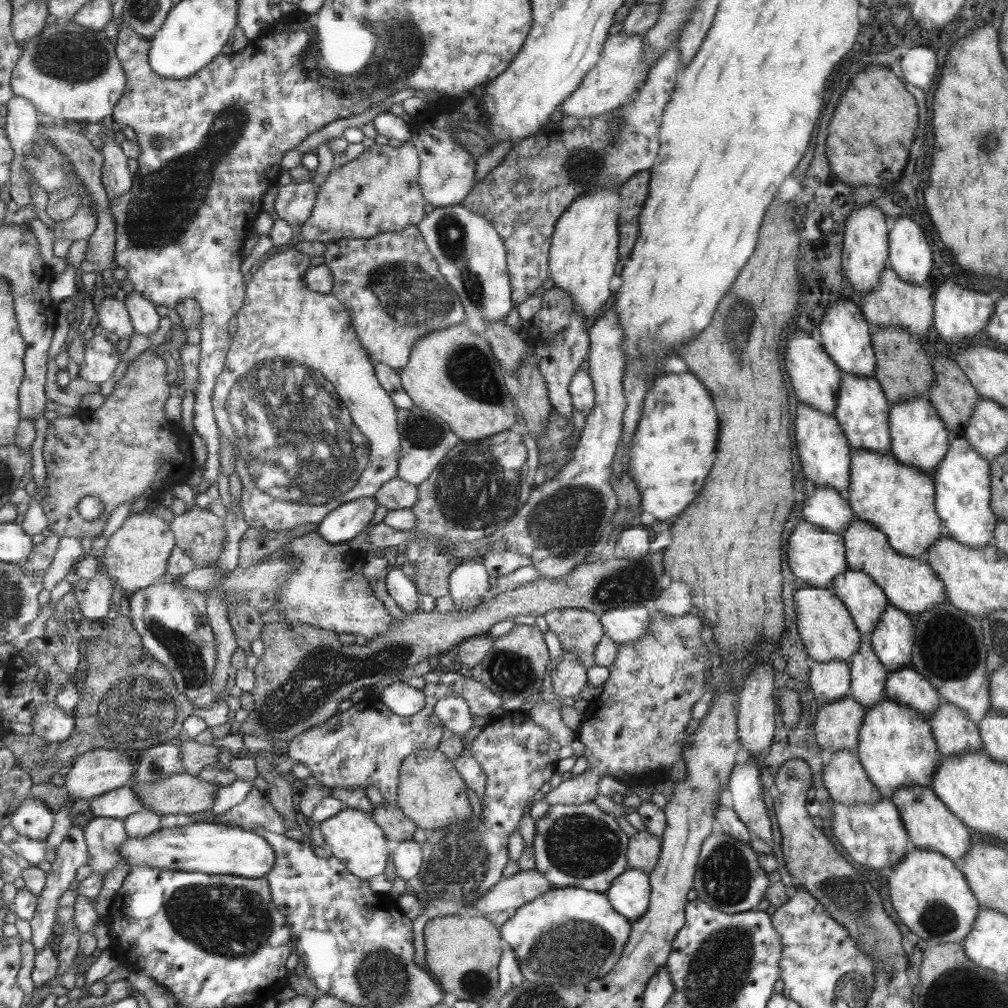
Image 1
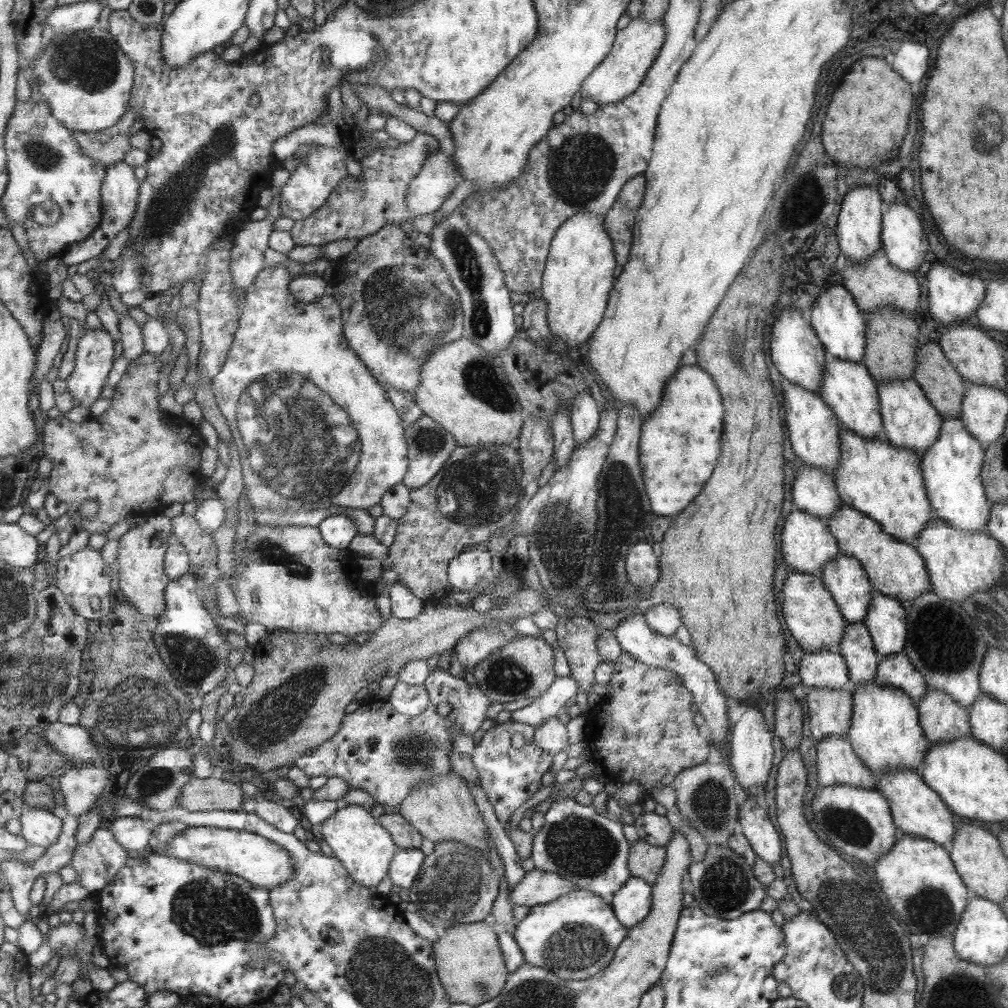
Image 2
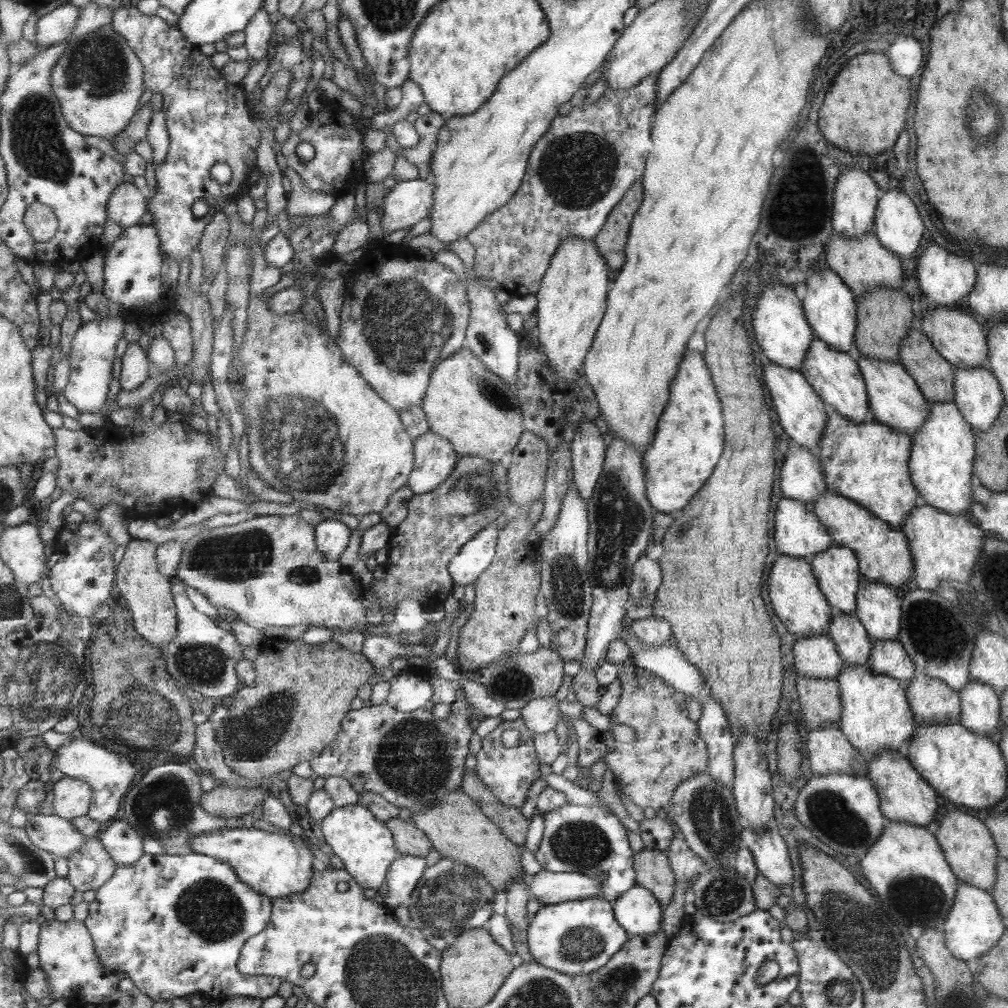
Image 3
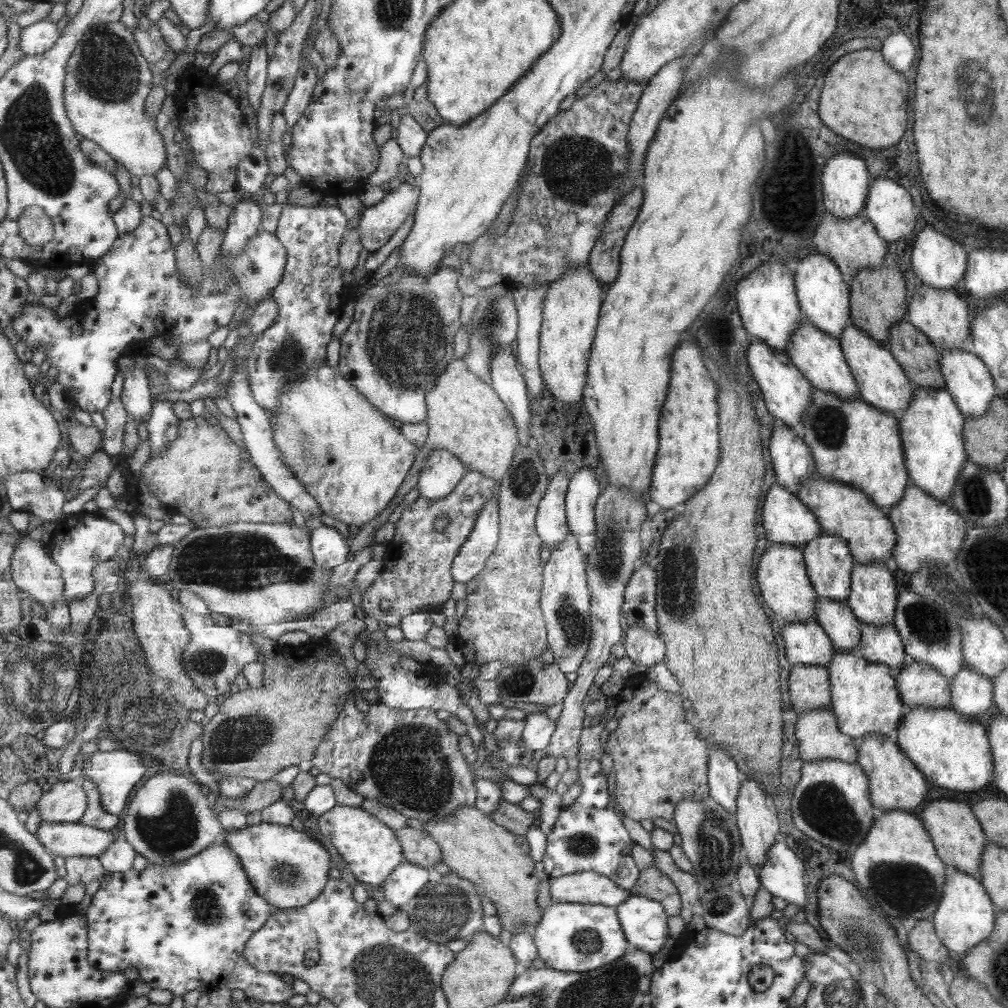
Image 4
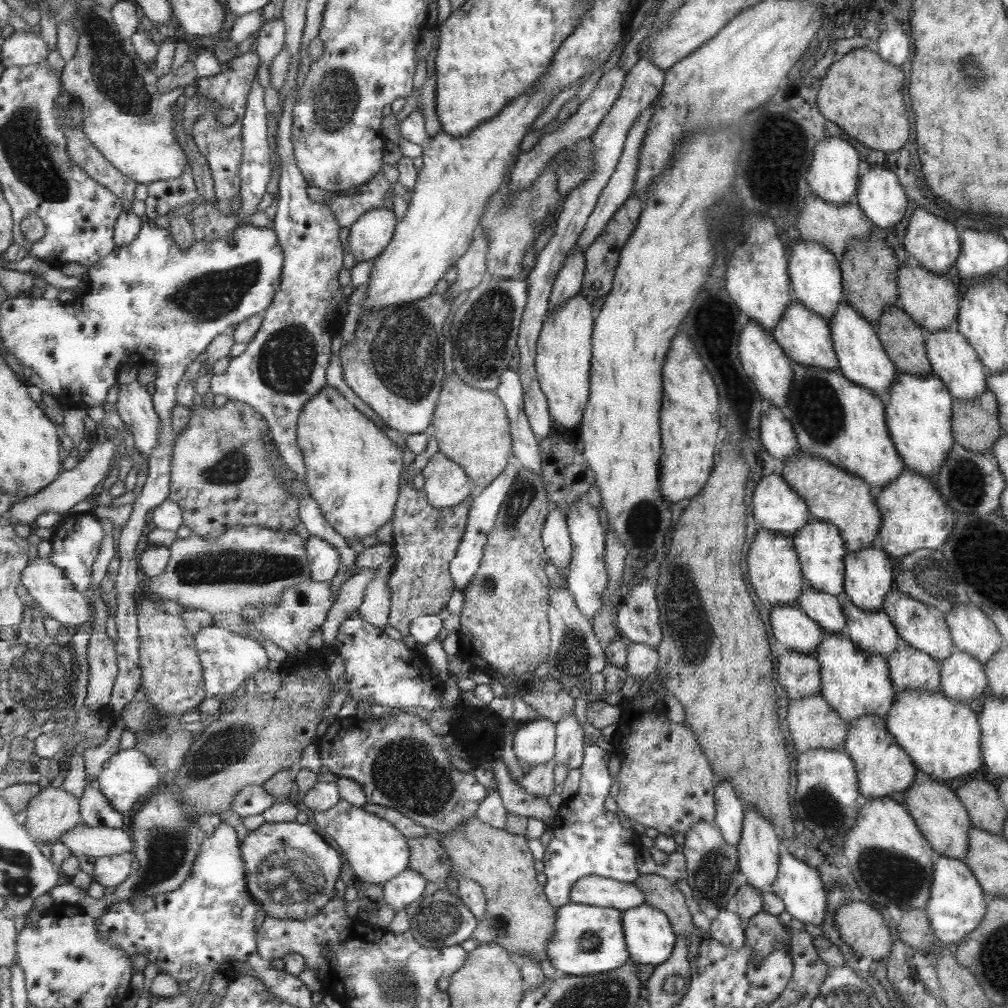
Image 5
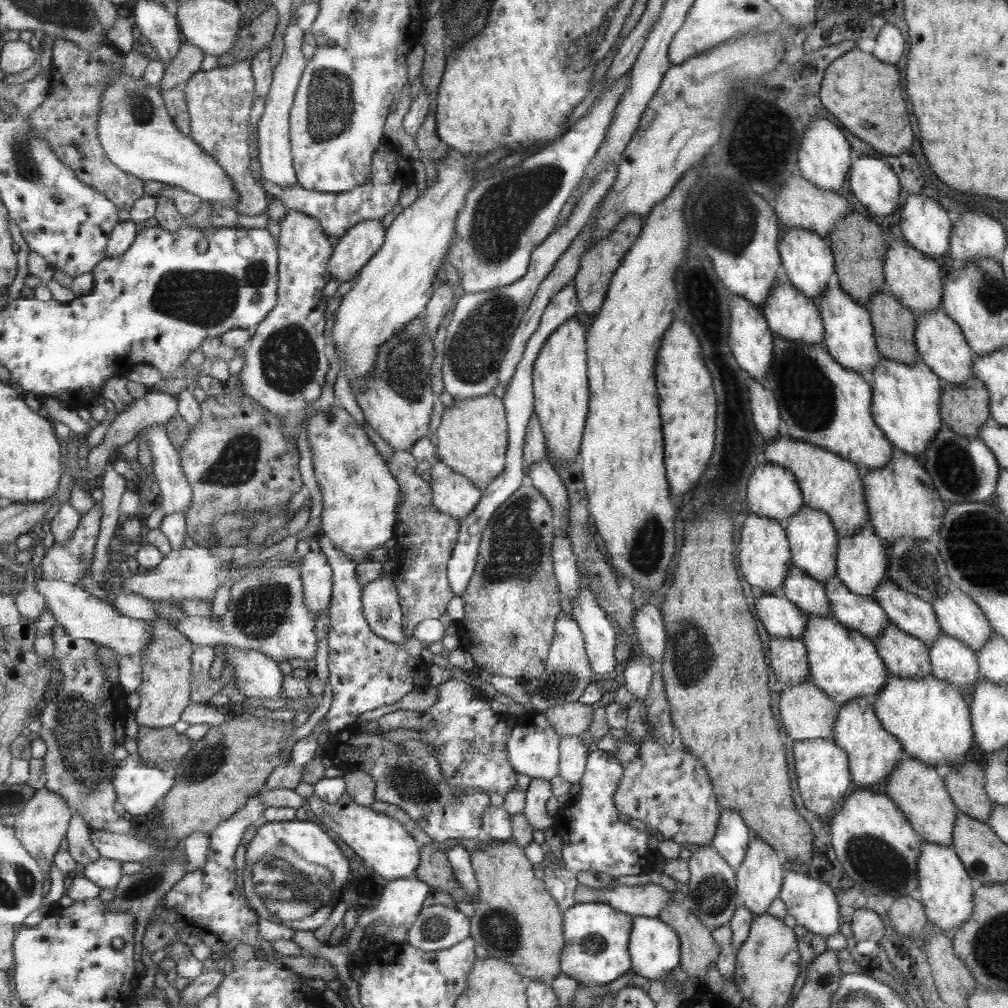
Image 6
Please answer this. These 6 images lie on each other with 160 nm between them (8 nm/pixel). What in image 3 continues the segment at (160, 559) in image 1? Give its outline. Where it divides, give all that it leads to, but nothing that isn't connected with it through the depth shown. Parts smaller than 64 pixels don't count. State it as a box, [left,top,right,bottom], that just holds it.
[116,539,178,648]

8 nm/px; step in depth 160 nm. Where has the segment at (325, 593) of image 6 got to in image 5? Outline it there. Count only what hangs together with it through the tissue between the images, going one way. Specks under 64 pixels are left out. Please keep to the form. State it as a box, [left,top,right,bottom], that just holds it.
[307,536,342,582]

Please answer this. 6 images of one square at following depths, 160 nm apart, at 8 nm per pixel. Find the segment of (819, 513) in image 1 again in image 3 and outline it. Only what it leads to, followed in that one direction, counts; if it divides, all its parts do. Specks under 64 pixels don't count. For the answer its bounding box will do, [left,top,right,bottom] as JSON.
[779,444,826,506]

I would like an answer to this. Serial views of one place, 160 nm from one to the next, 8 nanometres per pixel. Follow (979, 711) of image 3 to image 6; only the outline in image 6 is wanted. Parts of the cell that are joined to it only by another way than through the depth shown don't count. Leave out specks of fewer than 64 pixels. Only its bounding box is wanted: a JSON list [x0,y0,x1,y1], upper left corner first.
[928,632,978,689]

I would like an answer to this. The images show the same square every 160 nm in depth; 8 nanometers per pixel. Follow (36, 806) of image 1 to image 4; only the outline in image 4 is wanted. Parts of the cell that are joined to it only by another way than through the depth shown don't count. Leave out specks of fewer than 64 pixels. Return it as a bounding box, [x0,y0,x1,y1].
[36,821,114,859]

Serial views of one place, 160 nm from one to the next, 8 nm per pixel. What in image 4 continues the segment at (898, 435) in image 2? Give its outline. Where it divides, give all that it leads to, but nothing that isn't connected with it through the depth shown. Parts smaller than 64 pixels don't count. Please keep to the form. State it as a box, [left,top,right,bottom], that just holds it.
[840,324,914,415]

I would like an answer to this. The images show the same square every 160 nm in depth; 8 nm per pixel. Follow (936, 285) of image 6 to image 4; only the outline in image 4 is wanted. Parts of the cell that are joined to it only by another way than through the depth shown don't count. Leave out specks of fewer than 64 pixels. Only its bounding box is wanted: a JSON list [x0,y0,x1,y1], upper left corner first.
[906,283,971,351]

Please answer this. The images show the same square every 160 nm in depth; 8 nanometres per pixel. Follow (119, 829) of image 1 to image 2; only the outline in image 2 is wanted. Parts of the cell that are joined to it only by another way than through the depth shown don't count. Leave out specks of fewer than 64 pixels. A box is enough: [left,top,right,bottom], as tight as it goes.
[72,824,128,893]

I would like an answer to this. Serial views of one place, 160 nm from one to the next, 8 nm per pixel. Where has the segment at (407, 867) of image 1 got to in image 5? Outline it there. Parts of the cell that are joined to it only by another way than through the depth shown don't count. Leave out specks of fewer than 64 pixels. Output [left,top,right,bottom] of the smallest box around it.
[384,868,439,912]

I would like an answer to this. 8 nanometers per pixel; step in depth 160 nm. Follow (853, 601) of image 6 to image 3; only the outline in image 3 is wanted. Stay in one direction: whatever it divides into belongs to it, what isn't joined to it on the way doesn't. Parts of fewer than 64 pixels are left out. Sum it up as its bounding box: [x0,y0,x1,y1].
[867,641,915,684]

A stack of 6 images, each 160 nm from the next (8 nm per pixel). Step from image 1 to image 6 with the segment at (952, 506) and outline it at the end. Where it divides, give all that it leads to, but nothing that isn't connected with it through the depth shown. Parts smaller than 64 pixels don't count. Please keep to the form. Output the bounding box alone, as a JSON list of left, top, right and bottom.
[867,359,943,458]

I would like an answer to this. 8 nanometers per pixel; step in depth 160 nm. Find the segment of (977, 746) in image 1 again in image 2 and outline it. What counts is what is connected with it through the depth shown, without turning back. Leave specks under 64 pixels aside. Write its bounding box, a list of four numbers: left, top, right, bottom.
[917,690,972,745]

